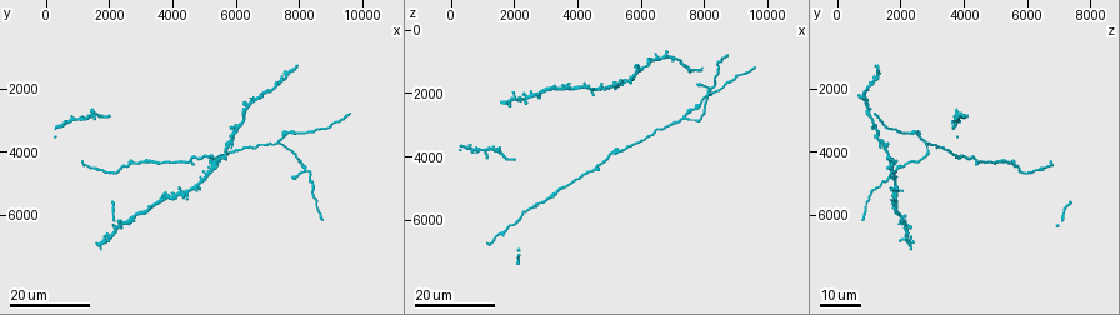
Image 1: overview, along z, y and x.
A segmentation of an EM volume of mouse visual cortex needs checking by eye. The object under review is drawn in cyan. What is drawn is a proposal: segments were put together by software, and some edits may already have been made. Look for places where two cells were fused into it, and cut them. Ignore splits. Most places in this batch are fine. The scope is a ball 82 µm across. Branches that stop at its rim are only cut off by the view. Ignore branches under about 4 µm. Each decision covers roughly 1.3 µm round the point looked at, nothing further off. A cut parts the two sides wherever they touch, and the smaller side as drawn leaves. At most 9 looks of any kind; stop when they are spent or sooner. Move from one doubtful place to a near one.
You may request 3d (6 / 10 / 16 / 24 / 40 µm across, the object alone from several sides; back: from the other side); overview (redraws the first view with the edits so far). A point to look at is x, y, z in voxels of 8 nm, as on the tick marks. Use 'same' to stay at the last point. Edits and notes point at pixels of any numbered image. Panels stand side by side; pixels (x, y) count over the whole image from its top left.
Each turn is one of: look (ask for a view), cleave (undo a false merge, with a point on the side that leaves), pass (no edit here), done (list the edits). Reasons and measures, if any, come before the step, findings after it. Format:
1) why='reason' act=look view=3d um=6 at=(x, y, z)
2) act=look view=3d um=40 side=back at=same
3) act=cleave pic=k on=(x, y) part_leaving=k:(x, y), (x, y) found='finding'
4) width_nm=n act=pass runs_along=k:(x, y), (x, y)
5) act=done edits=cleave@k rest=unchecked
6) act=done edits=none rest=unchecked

why='calibre changes' act=look view=3d um=16 at=(4600, 4300, 4400)

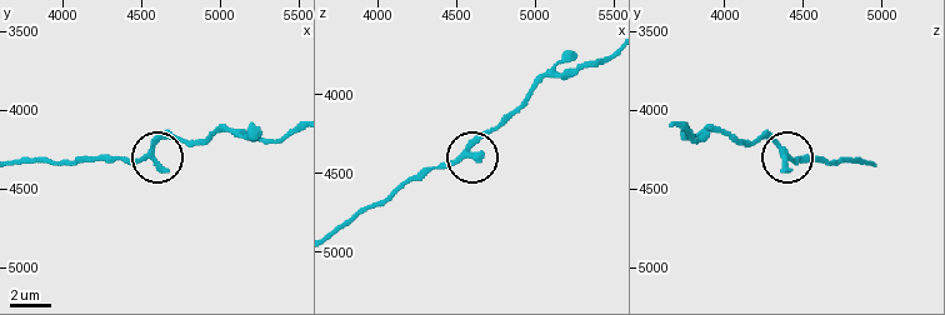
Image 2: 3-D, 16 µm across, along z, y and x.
act=look view=3d um=10 at=(4540, 4280, 4380)

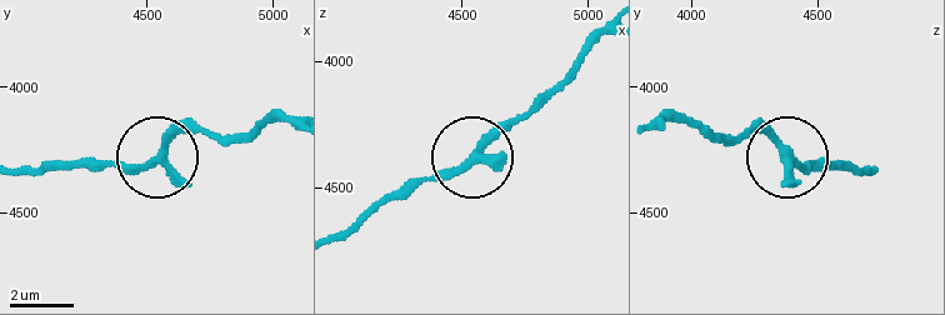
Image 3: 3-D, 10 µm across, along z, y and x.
act=pass runs_along=3:(294, 123), (189, 131), (149, 161), (95, 164) found='continuous, no second cell'

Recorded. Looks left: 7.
why='branch point' act=look view=3d um=16 at=(7400, 3700, 2700)

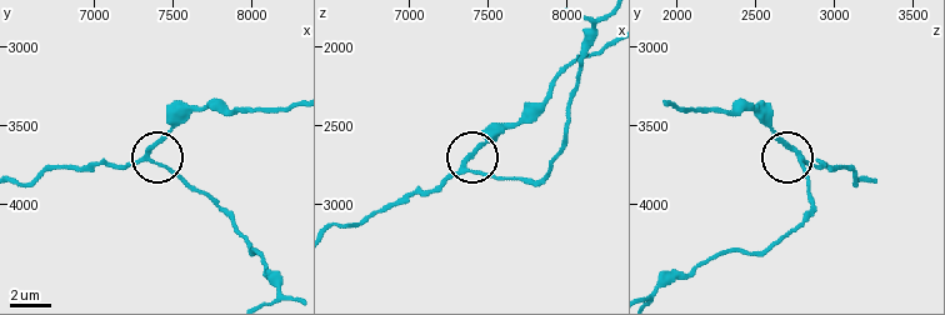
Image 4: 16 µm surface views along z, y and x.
act=look view=3d um=10 at=(7340, 3700, 2760)

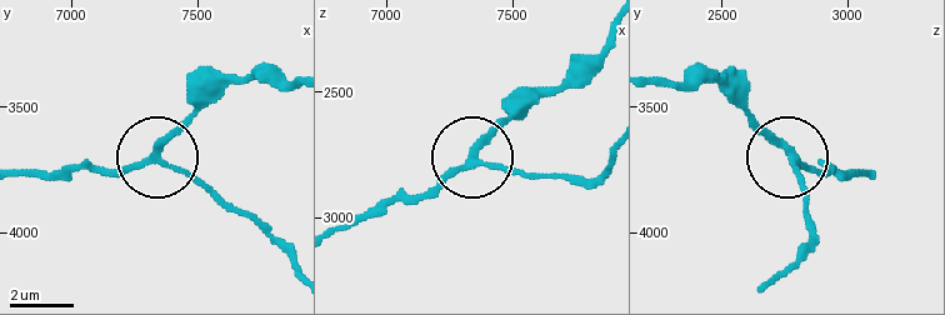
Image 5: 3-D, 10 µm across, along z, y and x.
act=pass runs_along=5:(24, 173), (136, 168), (198, 111) found='continuous, no second cell'

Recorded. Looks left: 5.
why='three-way junction' act=look view=3d um=16 at=(5600, 4200, 1600)

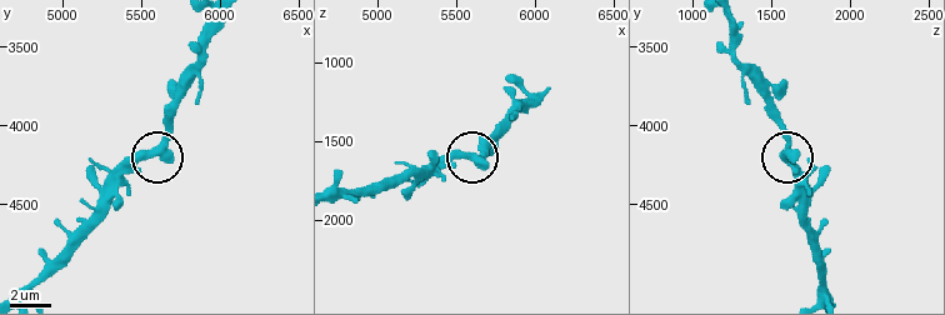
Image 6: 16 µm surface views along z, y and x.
act=look view=3d um=10 at=(5620, 4120, 1600)

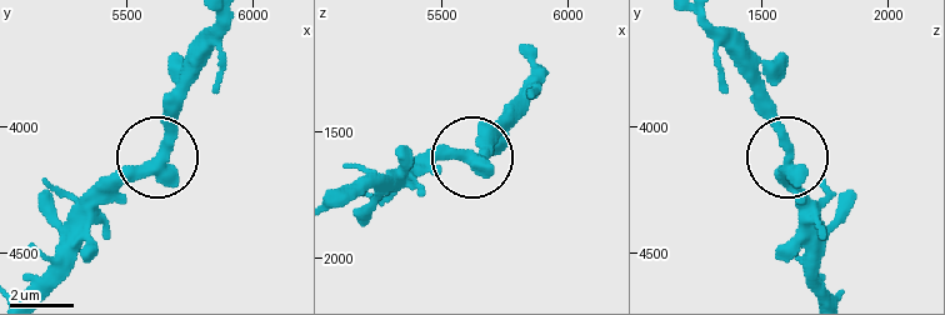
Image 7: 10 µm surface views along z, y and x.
side_arm_um=34 act=pass found='continuous, no second cell'

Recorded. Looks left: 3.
act=look view=3d um=16 at=(1800, 2900, 4000)

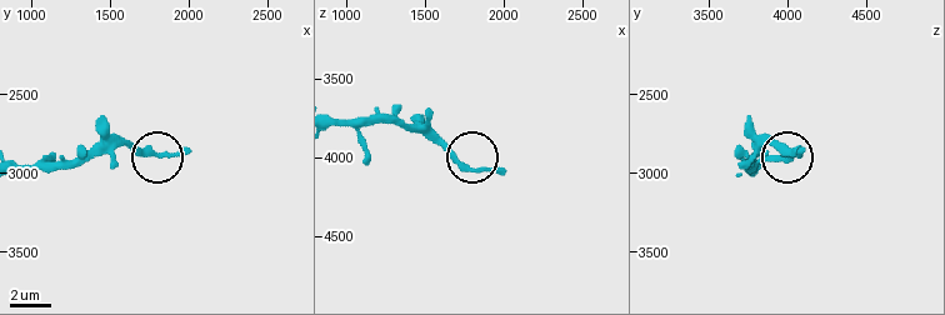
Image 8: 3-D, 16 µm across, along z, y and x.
why='closer look' act=look view=3d um=6 at=(1740, 2880, 4080)

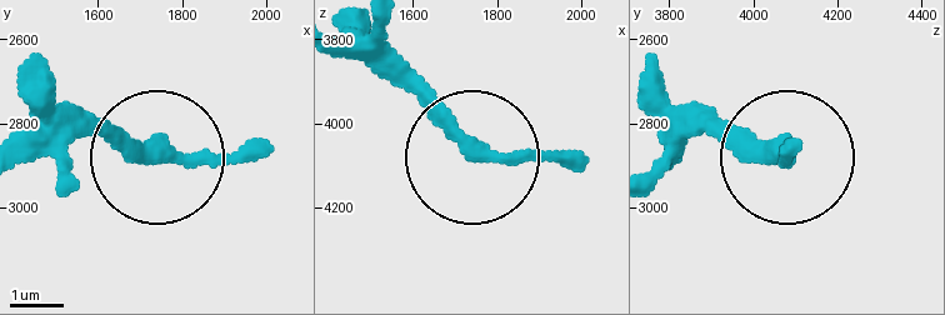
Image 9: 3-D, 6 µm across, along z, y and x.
act=pass found='one cell here'

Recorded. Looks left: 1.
act=done edits=none rest=unchecked

